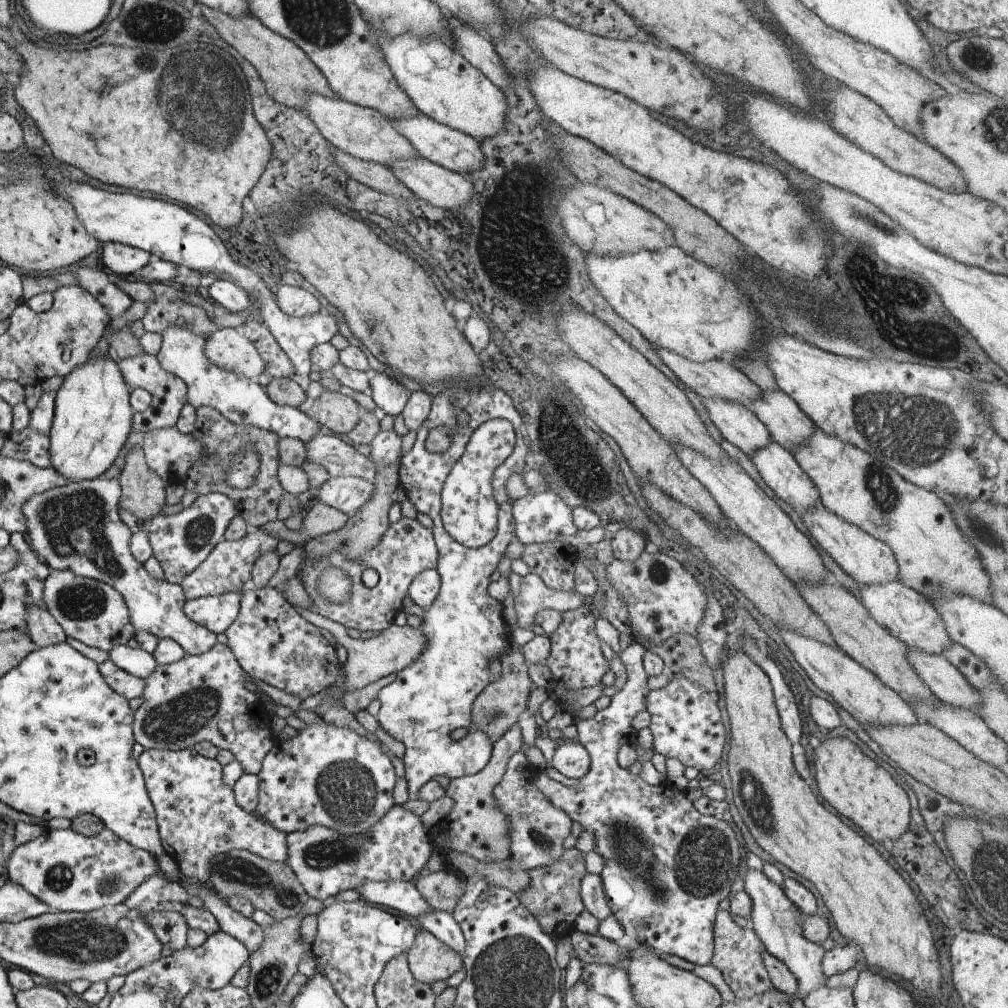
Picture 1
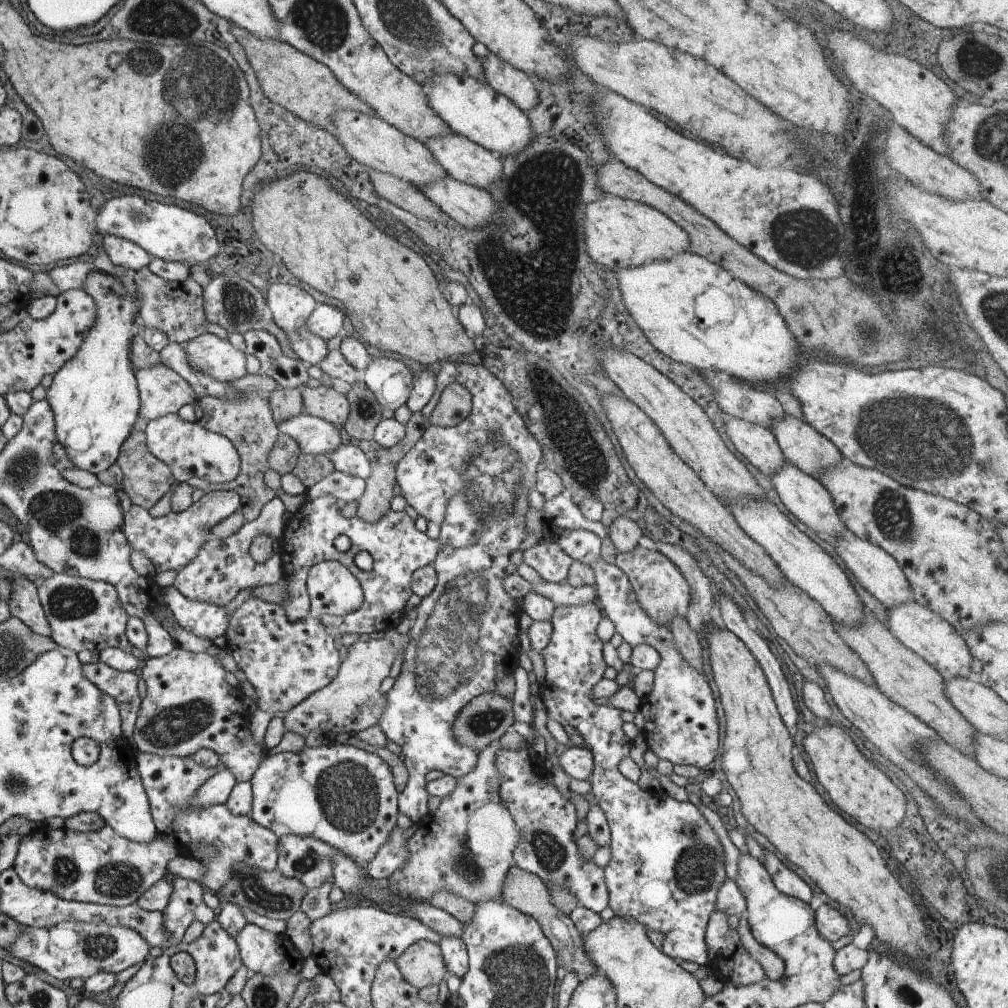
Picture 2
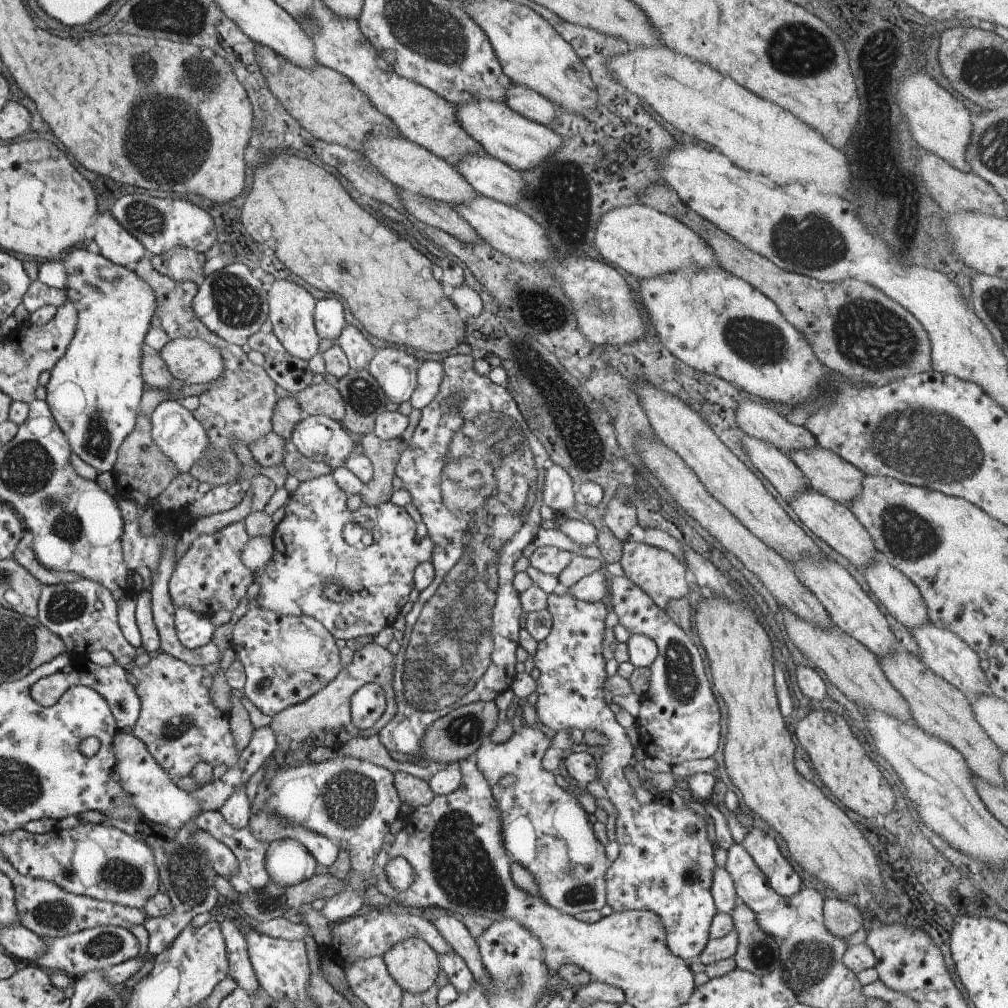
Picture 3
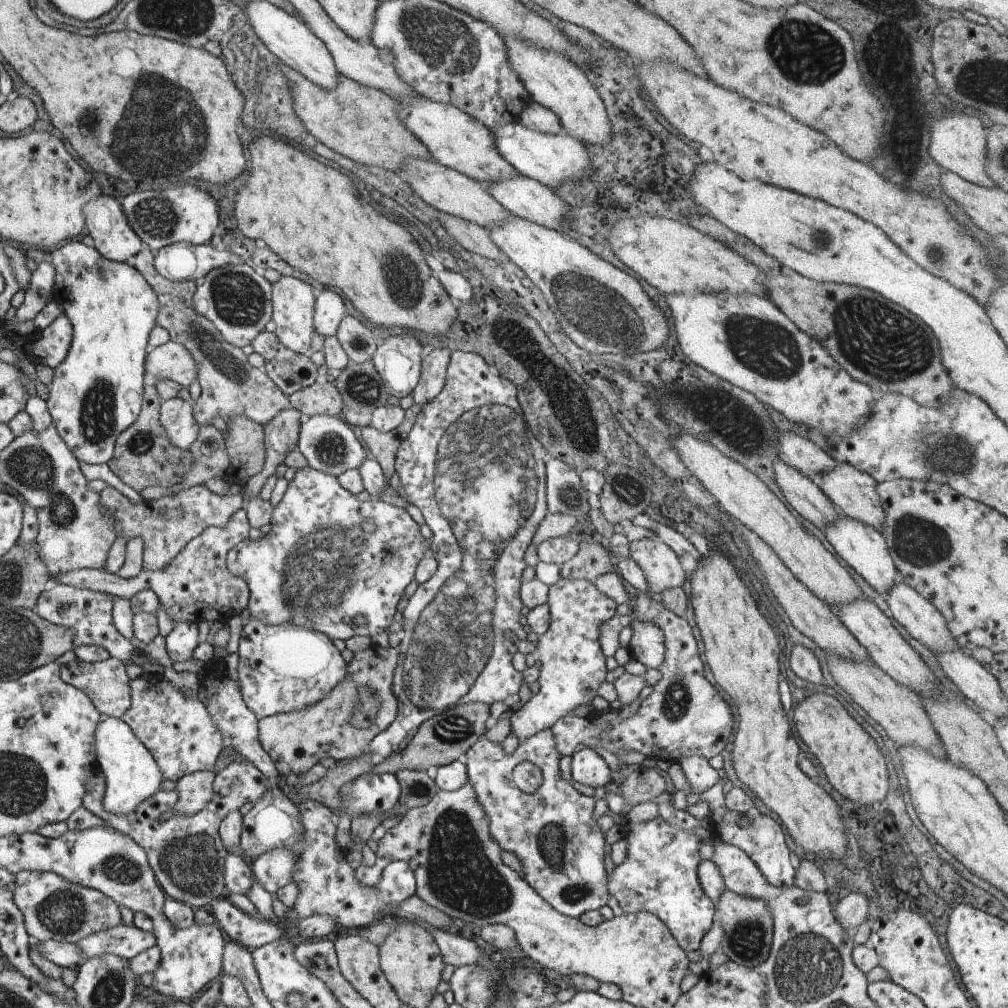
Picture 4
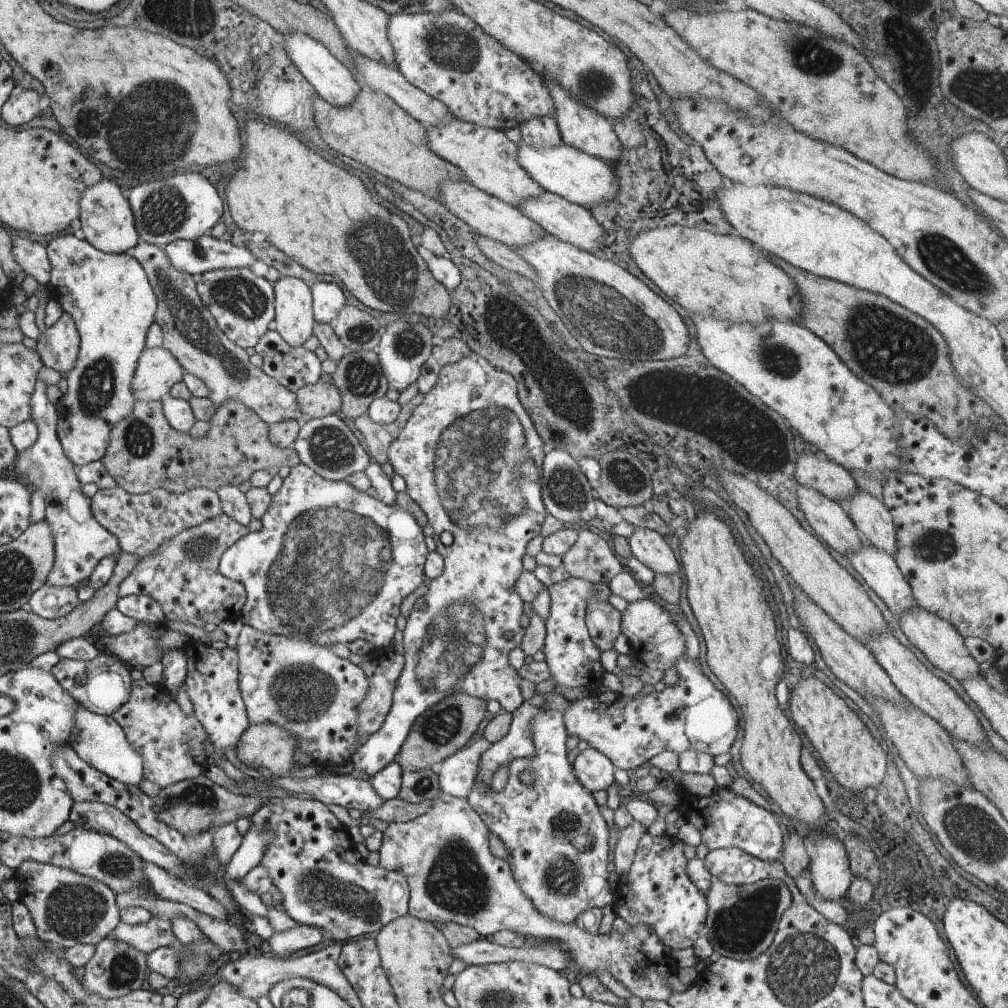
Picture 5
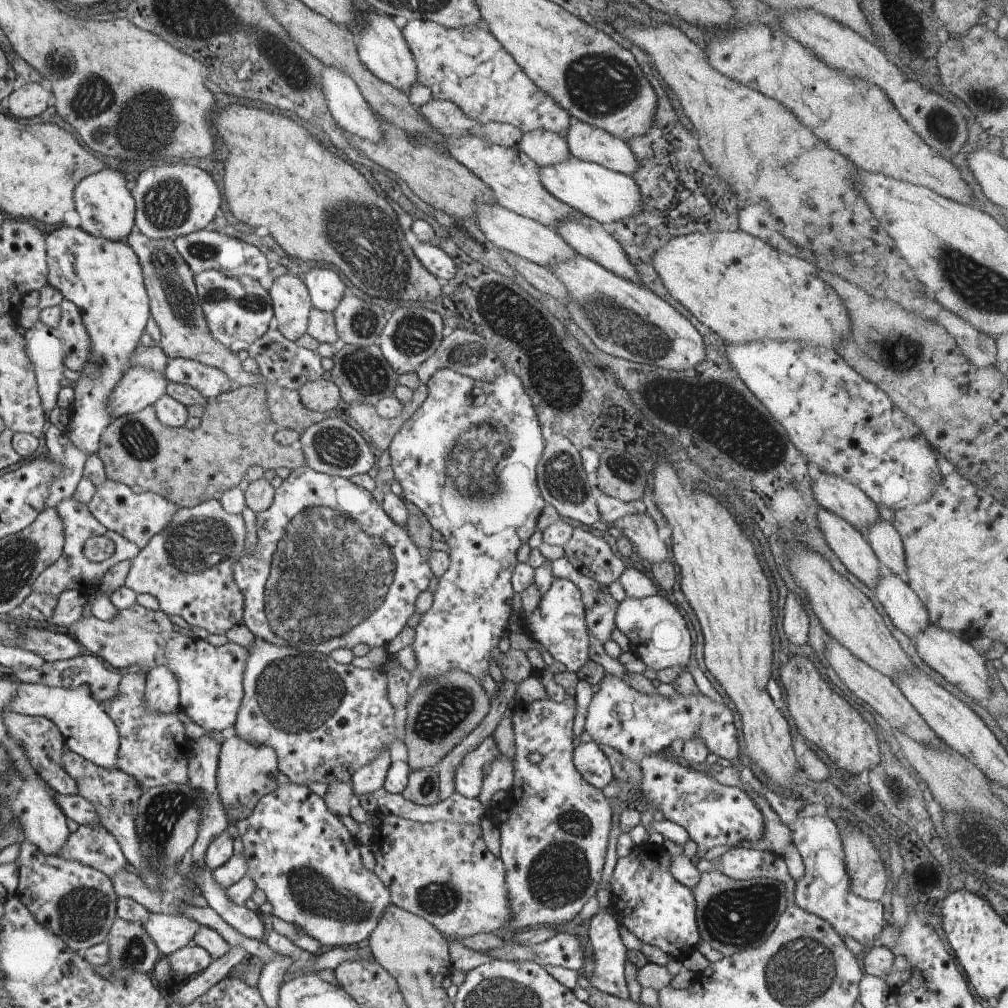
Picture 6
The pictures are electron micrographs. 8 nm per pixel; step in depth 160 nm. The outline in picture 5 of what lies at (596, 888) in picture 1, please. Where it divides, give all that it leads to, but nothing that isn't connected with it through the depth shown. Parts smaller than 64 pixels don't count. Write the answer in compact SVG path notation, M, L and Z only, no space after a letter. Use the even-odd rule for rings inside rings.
M546 709L545 711L540 711L539 715L532 719L531 726L531 739L535 746L535 755L530 759L517 758L509 764L509 777L508 783L502 792L494 792L491 788L482 787L479 784L479 768L477 772L477 778L475 779L475 784L467 796L470 806L480 815L480 818L484 821L484 824L489 828L490 833L494 833L502 842L505 844L506 850L509 852L508 861L510 870L512 871L514 880L517 880L517 885L522 889L522 892L532 901L534 908L537 908L539 913L547 916L549 919L555 920L559 923L571 925L575 922L576 917L584 911L593 908L604 908L604 906L613 906L615 894L610 893L610 887L608 887L608 858L610 858L610 848L608 847L609 833L608 825L606 825L606 820L604 816L600 813L599 805L594 800L592 793L580 784L578 777L575 775L575 770L572 764L568 761L566 747L567 728L563 719L564 712L558 711L556 709ZM521 770L526 770L534 774L534 780L530 784L523 784L520 781Z

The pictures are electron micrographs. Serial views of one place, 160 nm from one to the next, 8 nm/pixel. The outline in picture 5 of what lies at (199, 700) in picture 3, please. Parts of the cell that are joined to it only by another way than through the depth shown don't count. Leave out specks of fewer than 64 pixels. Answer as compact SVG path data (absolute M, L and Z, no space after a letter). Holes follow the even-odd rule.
M144 678L133 680L131 682L131 695L128 702L121 706L111 717L120 724L125 732L128 742L133 746L133 749L142 757L143 760L143 778L150 780L152 784L160 786L161 789L169 787L183 780L190 780L204 774L206 770L206 754L204 754L204 738L206 731L204 727L196 719L194 715L186 716L180 706L170 700L168 692L160 686L150 686Z

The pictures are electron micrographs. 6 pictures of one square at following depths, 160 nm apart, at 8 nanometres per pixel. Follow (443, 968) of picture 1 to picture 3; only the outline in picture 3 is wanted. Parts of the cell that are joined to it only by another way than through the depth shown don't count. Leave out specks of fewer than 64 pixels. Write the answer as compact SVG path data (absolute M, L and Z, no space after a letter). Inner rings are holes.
M412 937L396 943L382 959L390 976L409 993L428 990L440 972L434 948L421 938Z

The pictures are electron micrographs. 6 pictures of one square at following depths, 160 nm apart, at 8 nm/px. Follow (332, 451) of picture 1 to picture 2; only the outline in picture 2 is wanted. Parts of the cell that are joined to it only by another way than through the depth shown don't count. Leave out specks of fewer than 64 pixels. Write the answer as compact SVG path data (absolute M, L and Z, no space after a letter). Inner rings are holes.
M342 445L328 457L336 471L351 474L366 480L371 473L371 464L360 447Z

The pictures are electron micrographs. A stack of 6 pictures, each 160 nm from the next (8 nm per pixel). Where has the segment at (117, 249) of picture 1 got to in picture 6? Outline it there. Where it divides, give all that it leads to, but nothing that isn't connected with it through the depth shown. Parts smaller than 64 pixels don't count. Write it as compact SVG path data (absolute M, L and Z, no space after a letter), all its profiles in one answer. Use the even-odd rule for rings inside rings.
M107 166L101 171L87 176L77 184L74 198L82 229L94 236L126 242L130 236L130 230L134 228L134 197L126 186L126 178L122 172Z

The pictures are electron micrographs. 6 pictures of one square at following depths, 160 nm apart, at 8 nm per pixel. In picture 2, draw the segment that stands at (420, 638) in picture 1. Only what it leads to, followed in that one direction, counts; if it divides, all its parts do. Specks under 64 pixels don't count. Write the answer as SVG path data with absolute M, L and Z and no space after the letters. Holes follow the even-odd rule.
M395 629L386 633L387 637L378 640L364 637L350 645L348 657L342 663L337 678L288 711L283 718L285 732L296 732L305 738L308 732L321 728L328 738L336 734L355 735L378 725L380 715L387 707L387 694L380 692L380 686L388 678L396 654L406 648L409 641L408 634L401 635Z

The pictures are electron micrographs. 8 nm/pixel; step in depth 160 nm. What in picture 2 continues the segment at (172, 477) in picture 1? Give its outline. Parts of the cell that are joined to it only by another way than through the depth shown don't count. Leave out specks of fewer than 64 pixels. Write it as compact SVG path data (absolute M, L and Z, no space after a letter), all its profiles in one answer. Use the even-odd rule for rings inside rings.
M178 413L162 415L151 420L146 426L149 451L161 461L165 461L176 477L176 483L198 477L207 483L233 481L242 468L242 460L232 441L224 435L213 433L197 421L182 420Z

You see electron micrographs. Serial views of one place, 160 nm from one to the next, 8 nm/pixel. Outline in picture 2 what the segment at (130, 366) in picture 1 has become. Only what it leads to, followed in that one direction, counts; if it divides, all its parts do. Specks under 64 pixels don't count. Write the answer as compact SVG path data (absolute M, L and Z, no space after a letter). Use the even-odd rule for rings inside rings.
M166 365L137 372L141 389L142 408L149 421L165 414L177 413L185 404L195 404L193 385Z

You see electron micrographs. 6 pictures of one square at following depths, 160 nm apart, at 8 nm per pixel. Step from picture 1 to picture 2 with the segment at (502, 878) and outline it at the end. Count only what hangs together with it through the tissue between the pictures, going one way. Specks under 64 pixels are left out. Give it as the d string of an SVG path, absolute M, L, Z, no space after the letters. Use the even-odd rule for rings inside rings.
M513 864L507 870L502 884L502 900L538 921L542 933L548 938L555 950L560 966L570 973L576 973L580 980L597 973L597 966L588 958L583 949L582 934L572 919L566 917L564 912L552 903L551 892L539 876L521 869L517 864Z

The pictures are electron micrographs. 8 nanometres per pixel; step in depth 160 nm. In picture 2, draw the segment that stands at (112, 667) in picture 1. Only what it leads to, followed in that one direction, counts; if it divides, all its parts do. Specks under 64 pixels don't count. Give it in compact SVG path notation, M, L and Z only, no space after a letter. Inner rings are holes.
M100 660L95 664L85 664L82 670L86 678L102 689L102 692L109 693L116 699L122 735L127 739L131 738L142 702L137 688L140 679L138 672L117 671Z

